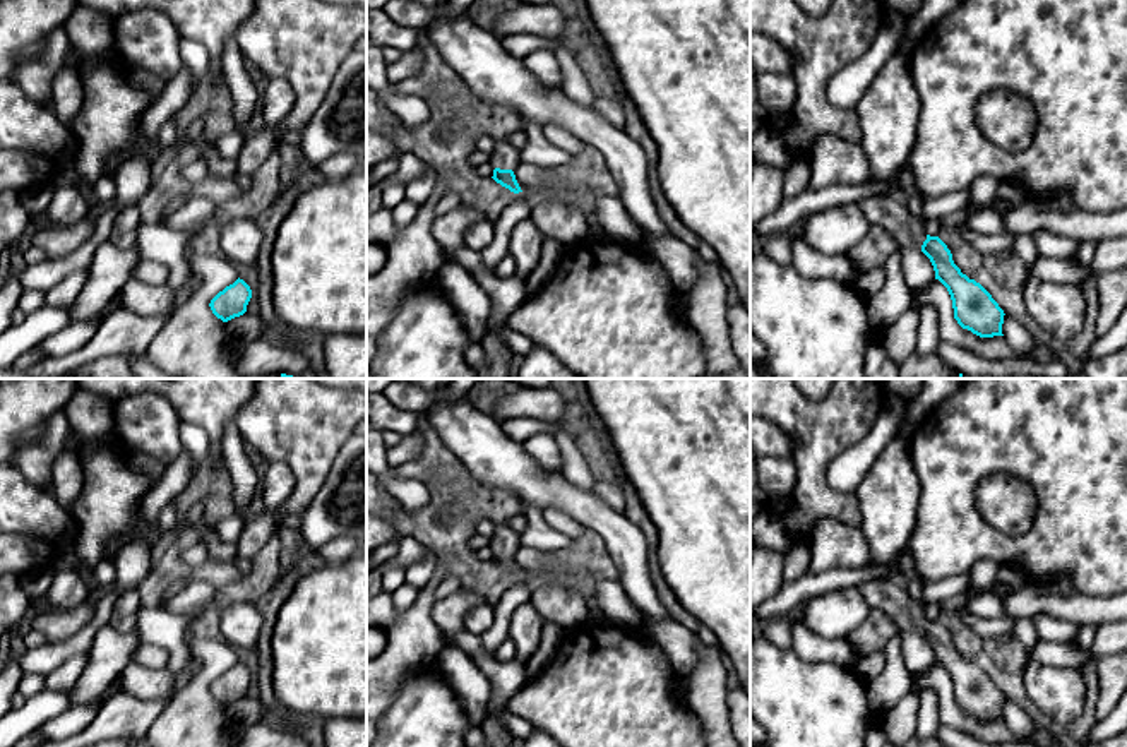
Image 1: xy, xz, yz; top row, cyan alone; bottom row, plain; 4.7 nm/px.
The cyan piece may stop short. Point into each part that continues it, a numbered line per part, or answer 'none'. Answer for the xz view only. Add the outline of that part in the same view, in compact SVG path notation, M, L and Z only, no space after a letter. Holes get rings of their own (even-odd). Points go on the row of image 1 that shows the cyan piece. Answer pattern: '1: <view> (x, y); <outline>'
1: xz (506, 156); M495 139L495 140L497 140L497 147L495 147L493 156L490 158L490 164L493 168L516 171L519 164L519 151L512 147L507 142L507 139Z

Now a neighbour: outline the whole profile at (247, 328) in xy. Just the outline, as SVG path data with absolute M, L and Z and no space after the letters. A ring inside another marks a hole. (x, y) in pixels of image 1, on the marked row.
M245 312L243 315L224 322L224 344L233 353L242 344L247 344L264 336L264 331L265 326L262 324L260 317Z

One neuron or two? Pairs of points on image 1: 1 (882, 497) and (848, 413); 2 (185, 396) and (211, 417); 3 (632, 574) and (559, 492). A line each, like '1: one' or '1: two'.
1: two
2: one
3: one

